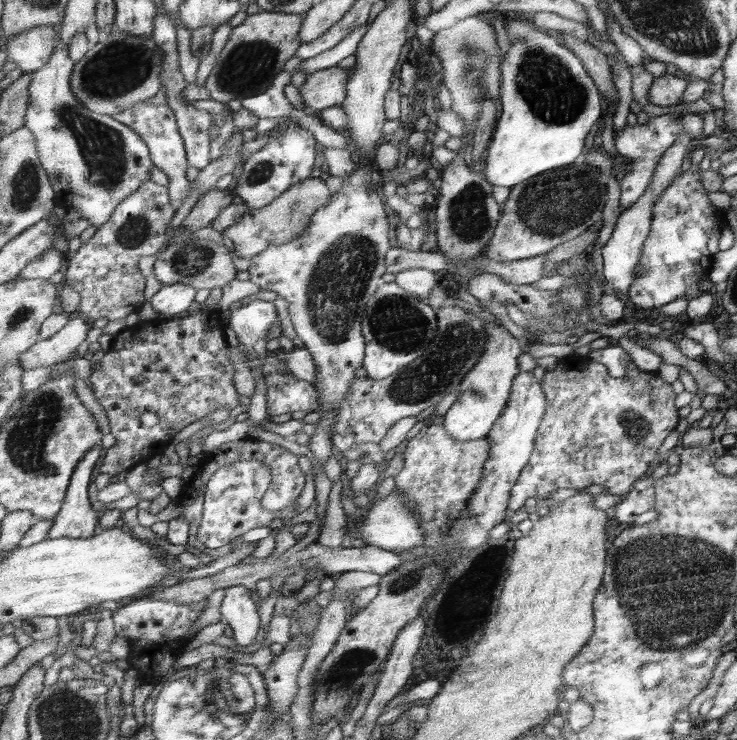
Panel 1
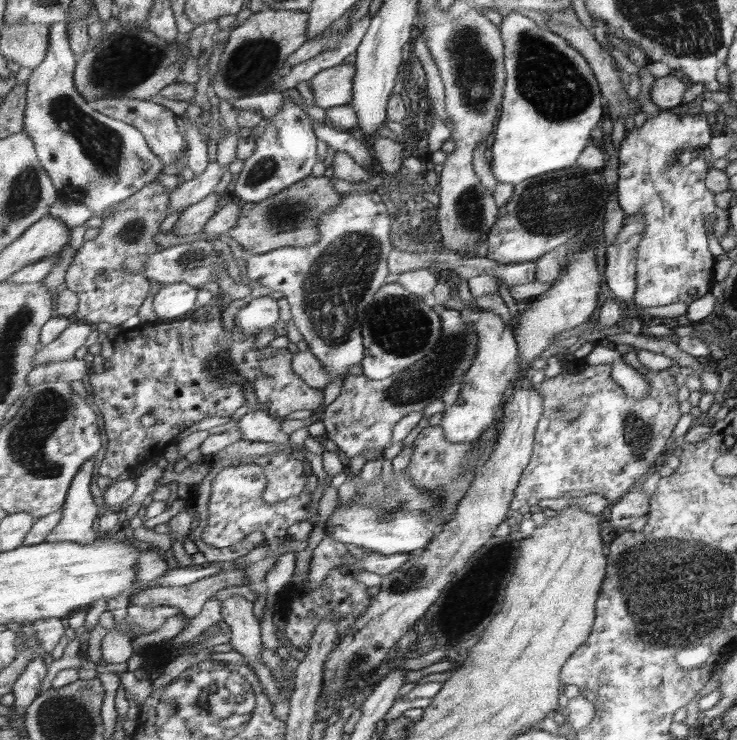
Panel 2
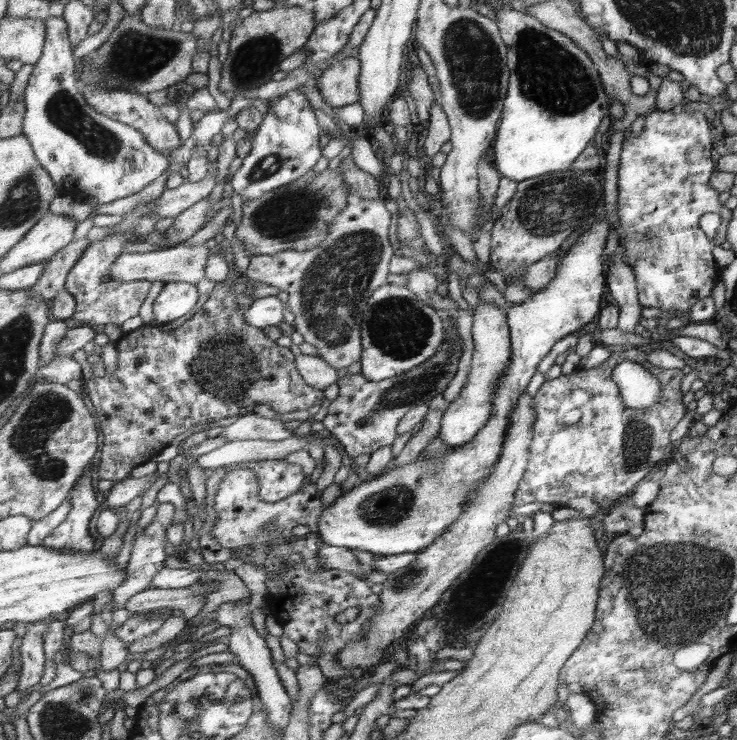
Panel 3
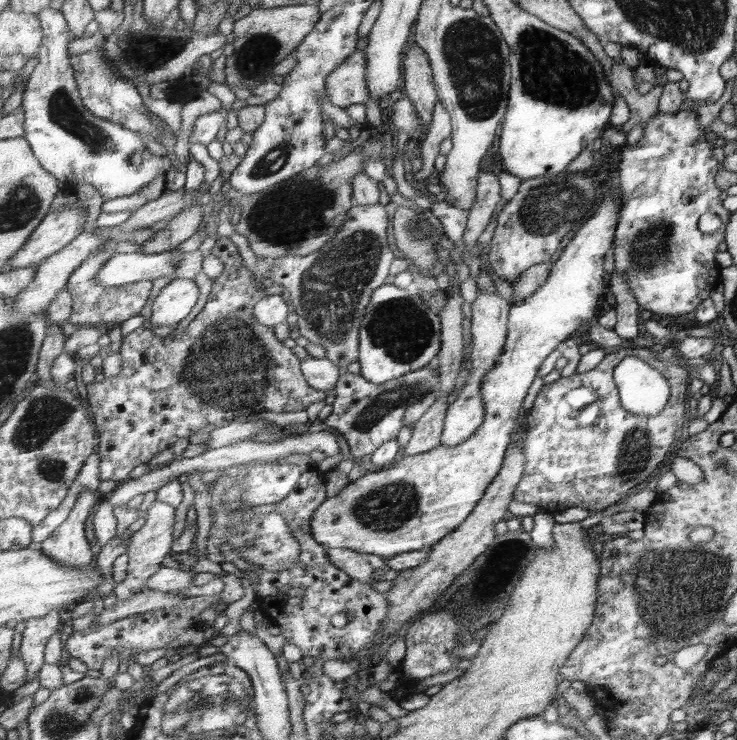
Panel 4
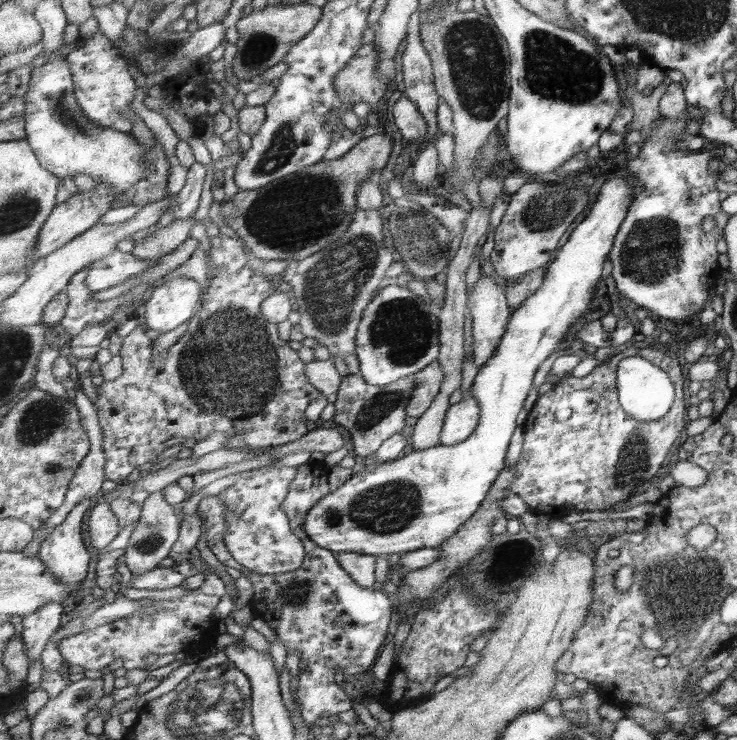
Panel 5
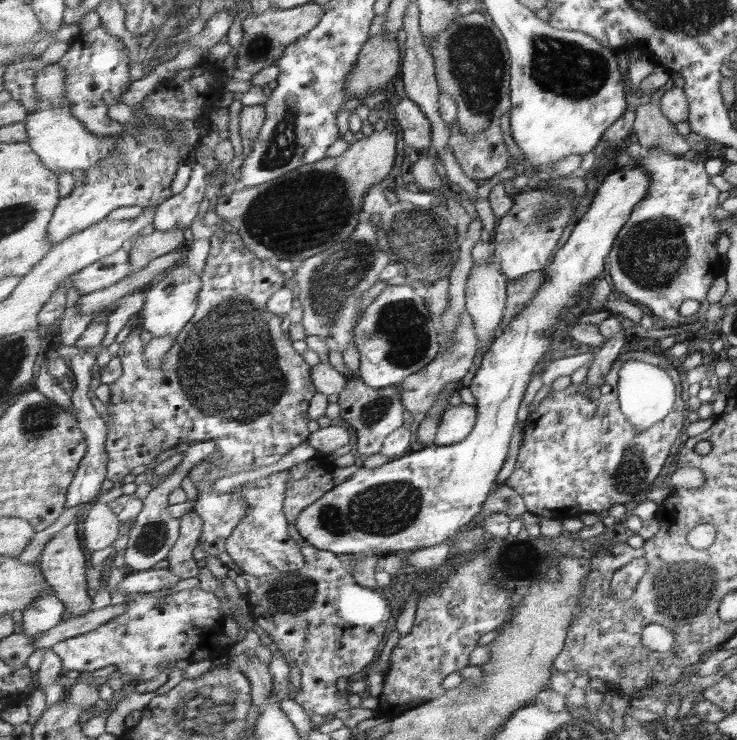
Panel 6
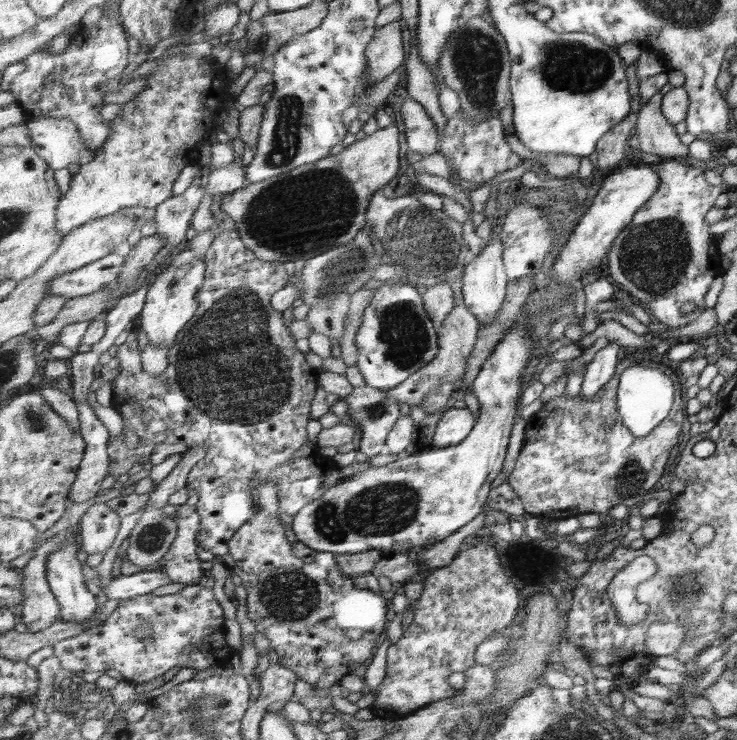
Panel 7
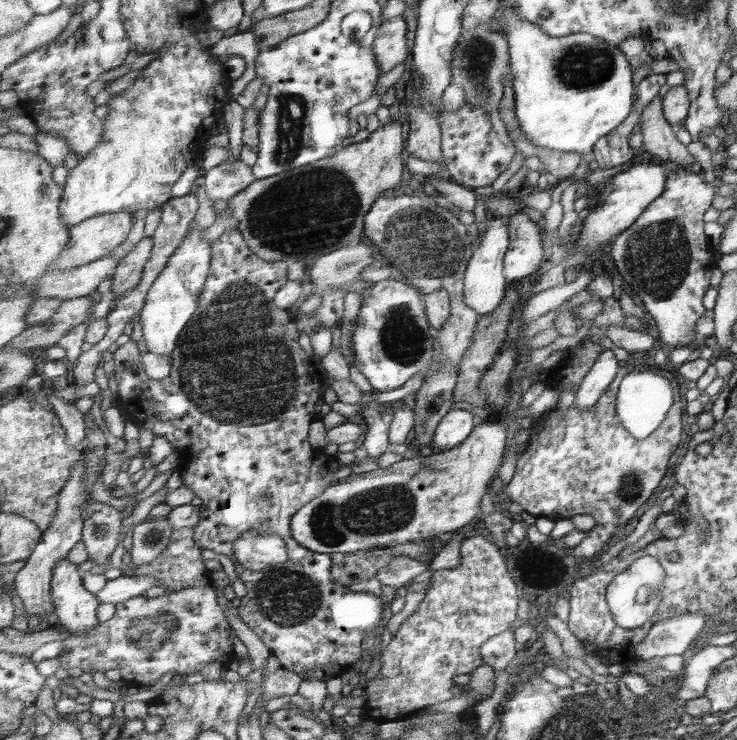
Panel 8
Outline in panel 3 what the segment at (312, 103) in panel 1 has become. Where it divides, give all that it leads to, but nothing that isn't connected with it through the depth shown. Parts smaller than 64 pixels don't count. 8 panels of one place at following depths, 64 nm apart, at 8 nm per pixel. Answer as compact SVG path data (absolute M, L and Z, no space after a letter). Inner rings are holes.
M349 57L341 62L334 62L323 77L319 77L317 89L325 102L332 108L343 108L359 103L362 96L360 58Z

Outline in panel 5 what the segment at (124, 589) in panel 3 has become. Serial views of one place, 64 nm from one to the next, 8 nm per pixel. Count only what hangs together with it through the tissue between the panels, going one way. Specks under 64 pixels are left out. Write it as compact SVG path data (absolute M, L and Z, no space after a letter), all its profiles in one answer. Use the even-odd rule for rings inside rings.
M162 490L149 494L145 499L141 521L132 532L124 554L125 566L131 571L133 577L157 570L165 558L170 558L170 553L180 538L182 526L182 521L177 515L176 510L162 494Z

